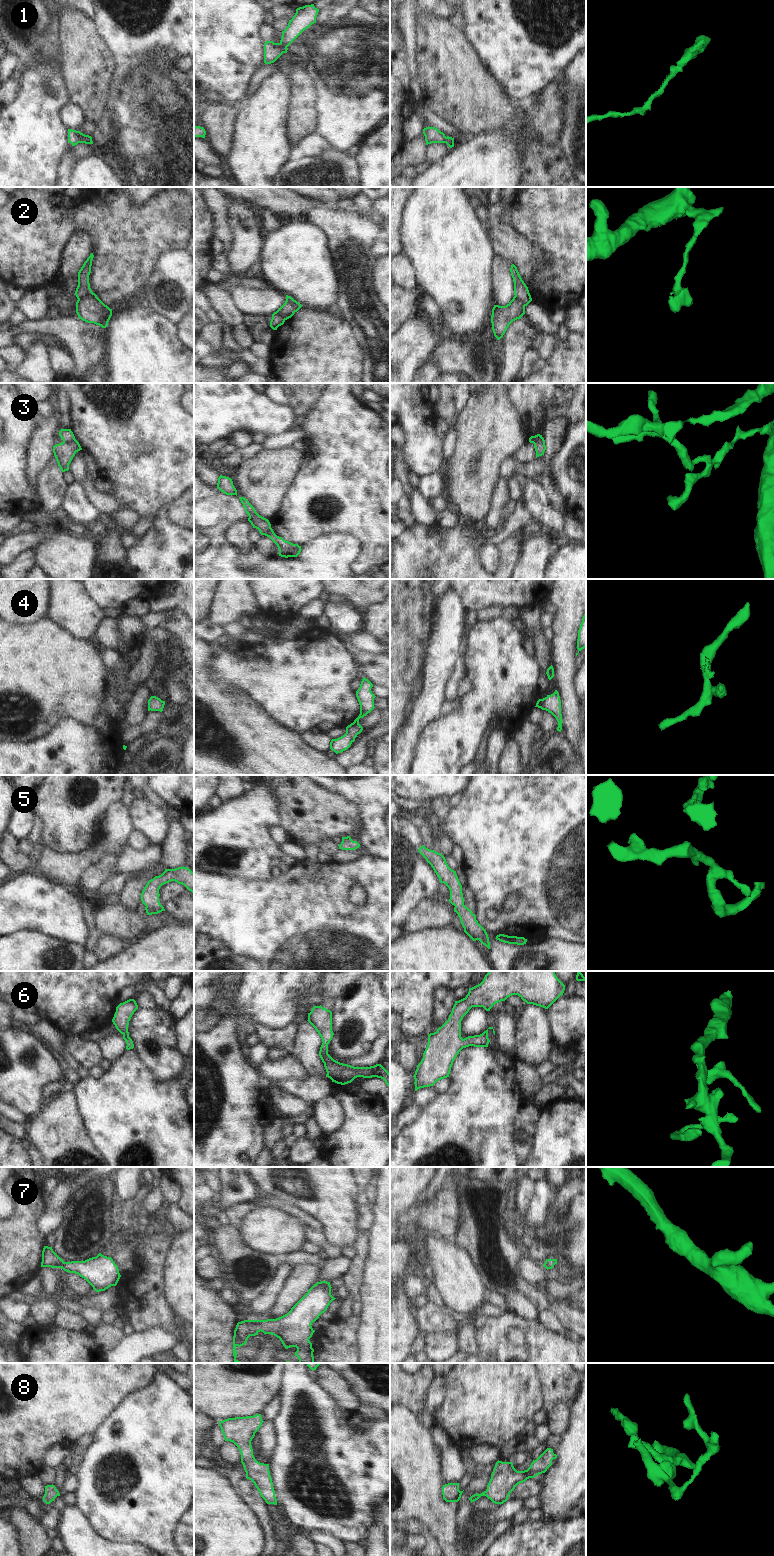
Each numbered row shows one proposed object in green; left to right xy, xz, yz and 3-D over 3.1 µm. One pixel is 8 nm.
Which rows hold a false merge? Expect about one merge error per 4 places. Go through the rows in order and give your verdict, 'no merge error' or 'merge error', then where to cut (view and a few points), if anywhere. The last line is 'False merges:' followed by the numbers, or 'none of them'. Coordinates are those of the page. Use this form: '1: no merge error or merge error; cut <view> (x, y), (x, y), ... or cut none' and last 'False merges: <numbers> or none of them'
1: no merge error; cut none
2: merge error; cut xy (92, 292), (78, 299)
3: merge error; cut xy (74, 438), (69, 442), (63, 441)
4: no merge error; cut none
5: no merge error; cut none
6: no merge error; cut none
7: no merge error; cut none
8: no merge error; cut none
False merges: 2, 3

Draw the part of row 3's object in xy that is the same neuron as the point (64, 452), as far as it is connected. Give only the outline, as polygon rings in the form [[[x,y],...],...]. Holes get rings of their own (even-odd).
[[[76,439],[70,443],[63,441],[53,446],[54,456],[62,472],[69,470],[69,464],[75,454],[80,450],[82,450],[82,448]]]

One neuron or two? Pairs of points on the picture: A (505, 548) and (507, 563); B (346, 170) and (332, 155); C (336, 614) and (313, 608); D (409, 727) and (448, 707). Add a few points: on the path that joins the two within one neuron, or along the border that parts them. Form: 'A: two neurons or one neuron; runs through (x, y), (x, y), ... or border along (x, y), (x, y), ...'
A: one neuron; runs through (507, 552), (507, 559)
B: one neuron; runs through (342, 166), (335, 159)
C: two neurons; border along (326, 601), (322, 613)
D: two neurons; border along (444, 700), (441, 706), (441, 715)

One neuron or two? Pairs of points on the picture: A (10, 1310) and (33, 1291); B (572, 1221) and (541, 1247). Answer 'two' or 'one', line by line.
A: two
B: one

